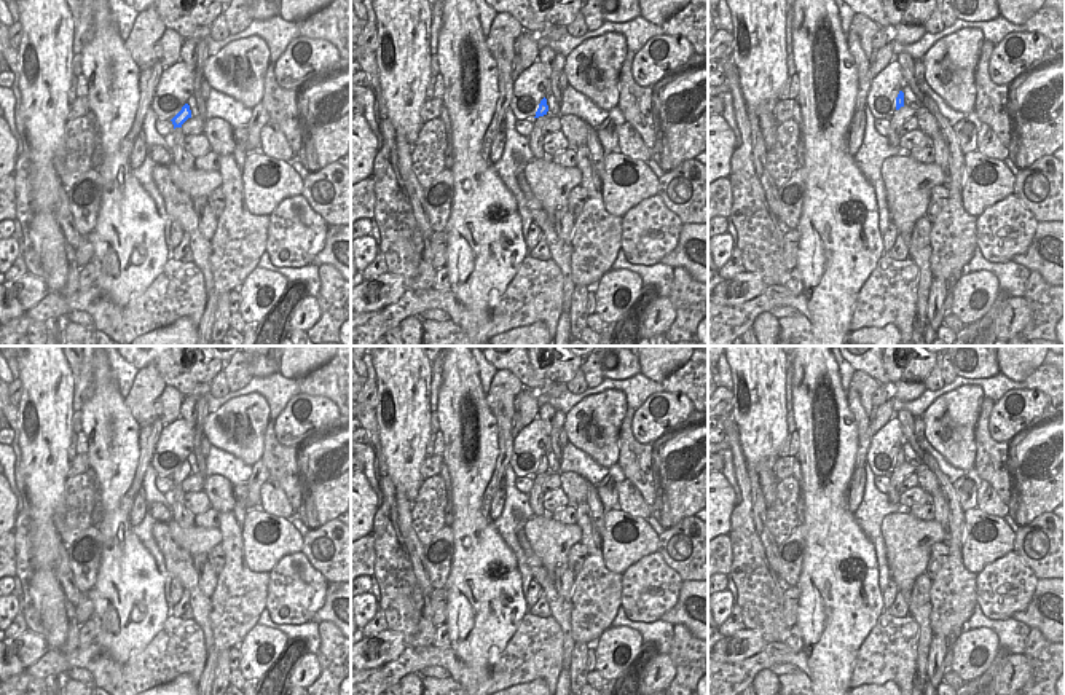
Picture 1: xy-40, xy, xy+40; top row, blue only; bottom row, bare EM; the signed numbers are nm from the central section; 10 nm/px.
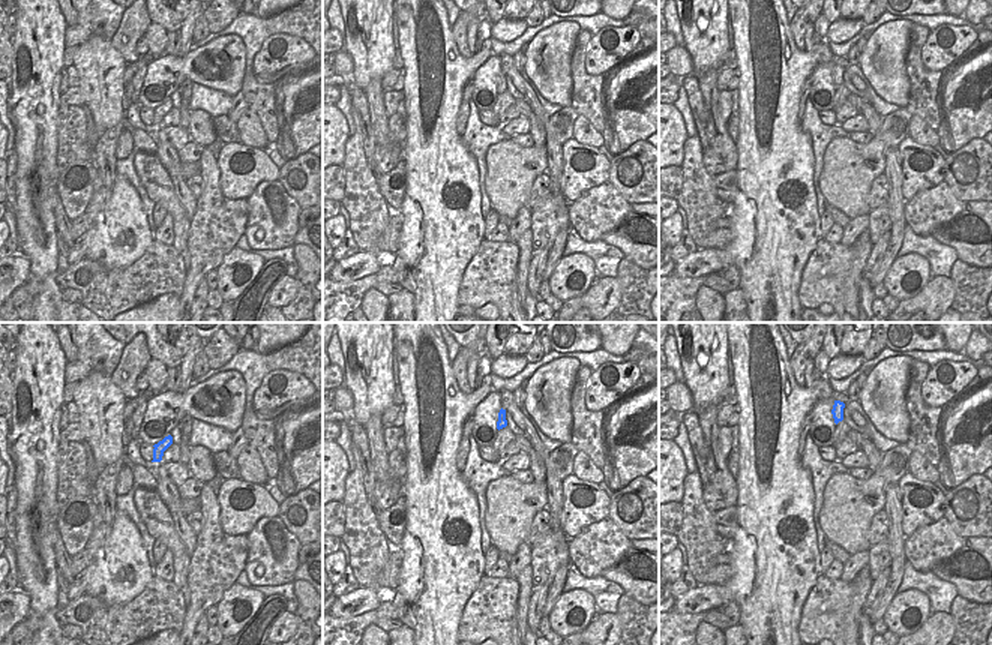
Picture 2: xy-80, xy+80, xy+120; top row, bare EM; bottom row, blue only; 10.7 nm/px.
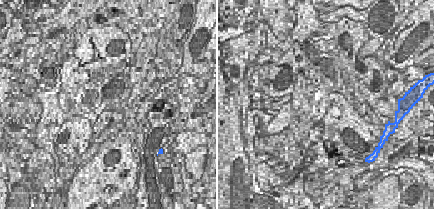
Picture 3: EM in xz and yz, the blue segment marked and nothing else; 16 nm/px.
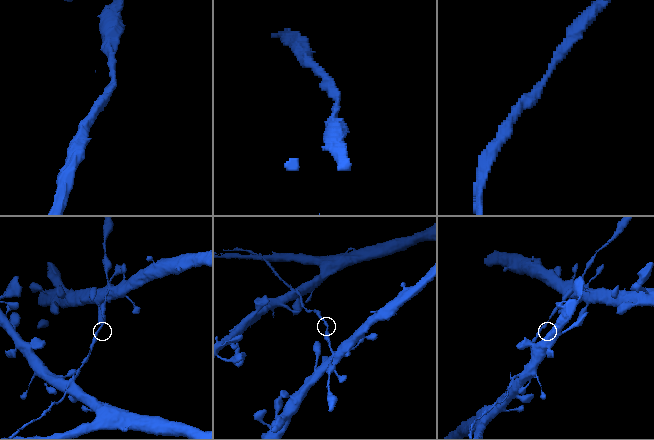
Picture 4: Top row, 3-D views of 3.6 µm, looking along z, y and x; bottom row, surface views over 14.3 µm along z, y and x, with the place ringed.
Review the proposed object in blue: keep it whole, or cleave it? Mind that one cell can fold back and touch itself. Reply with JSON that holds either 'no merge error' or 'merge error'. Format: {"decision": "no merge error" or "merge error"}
{"decision": "no merge error"}

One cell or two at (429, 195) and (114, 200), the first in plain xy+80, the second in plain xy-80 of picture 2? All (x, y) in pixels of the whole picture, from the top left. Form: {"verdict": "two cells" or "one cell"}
{"verdict": "one cell"}

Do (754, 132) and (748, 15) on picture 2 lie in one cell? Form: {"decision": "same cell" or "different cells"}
{"decision": "same cell"}

